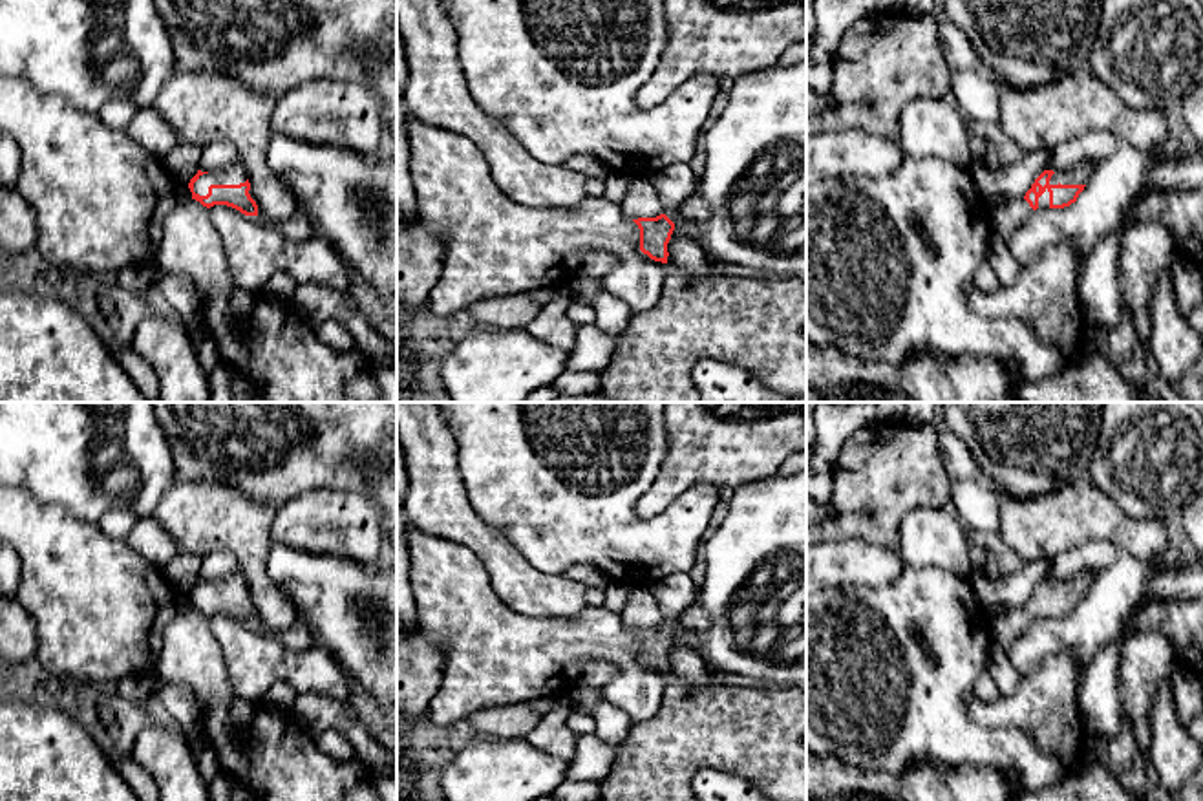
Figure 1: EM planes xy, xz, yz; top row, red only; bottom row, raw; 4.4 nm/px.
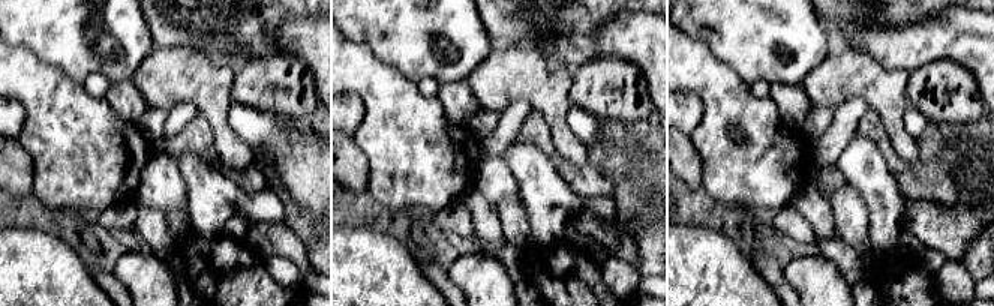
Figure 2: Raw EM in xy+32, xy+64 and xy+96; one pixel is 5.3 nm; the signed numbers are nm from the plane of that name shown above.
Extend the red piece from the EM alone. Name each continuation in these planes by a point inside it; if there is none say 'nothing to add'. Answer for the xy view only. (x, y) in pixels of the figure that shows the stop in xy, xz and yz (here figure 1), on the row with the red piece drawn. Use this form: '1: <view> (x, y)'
1: xy (233, 174)

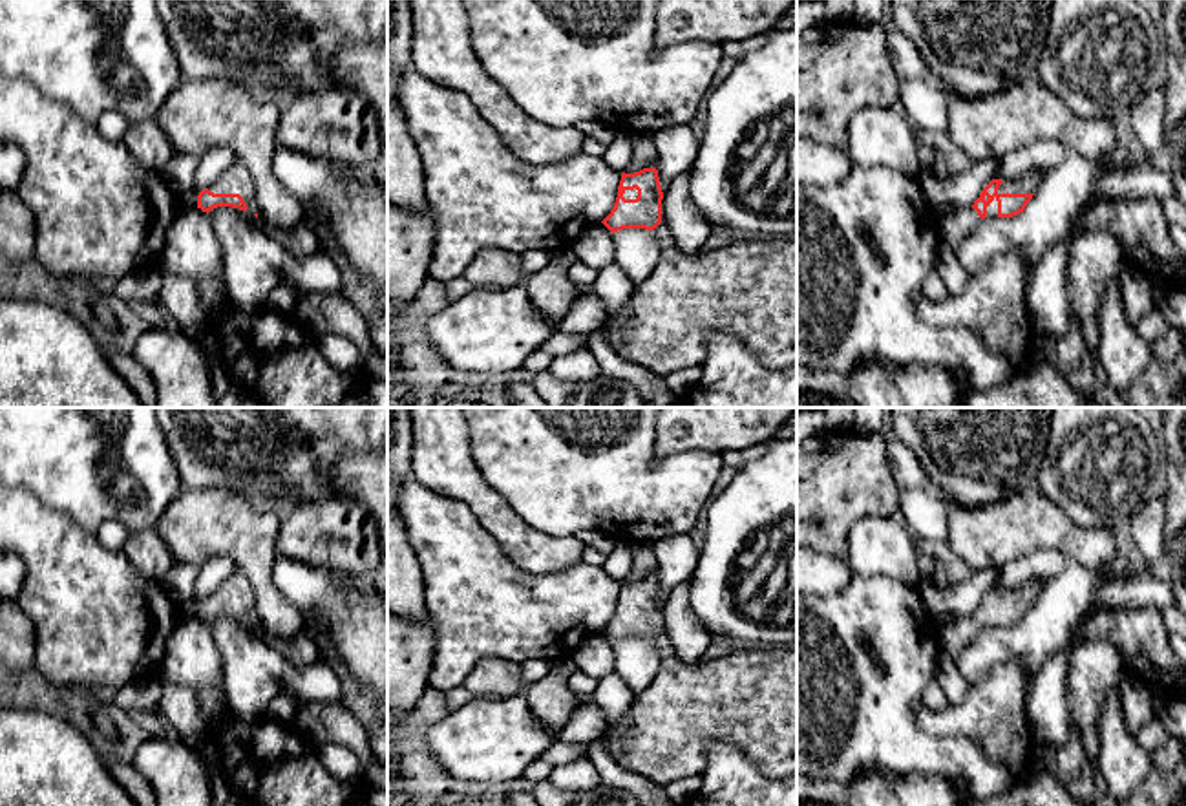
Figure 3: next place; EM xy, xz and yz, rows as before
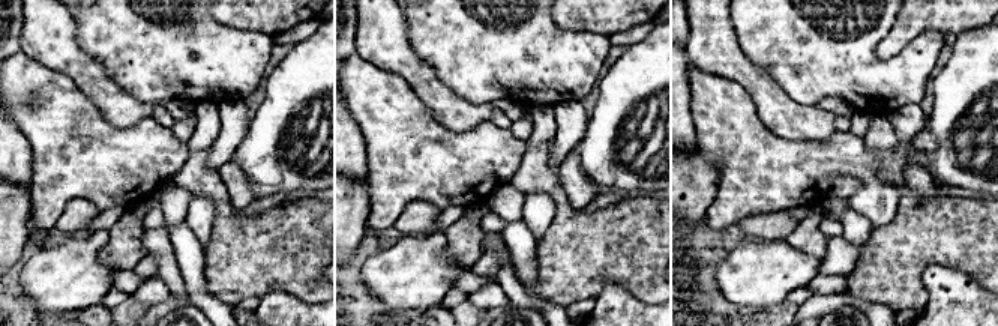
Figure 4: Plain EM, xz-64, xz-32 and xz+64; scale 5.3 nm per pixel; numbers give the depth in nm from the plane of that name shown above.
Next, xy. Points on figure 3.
1: xy (236, 180)

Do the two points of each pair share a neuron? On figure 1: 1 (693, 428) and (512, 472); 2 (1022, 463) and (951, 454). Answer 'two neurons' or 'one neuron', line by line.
1: two neurons
2: two neurons

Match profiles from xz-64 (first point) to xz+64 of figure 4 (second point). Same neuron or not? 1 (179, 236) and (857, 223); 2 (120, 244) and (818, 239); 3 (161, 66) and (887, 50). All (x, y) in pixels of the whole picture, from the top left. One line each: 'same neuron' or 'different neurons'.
1: same neuron
2: same neuron
3: different neurons

